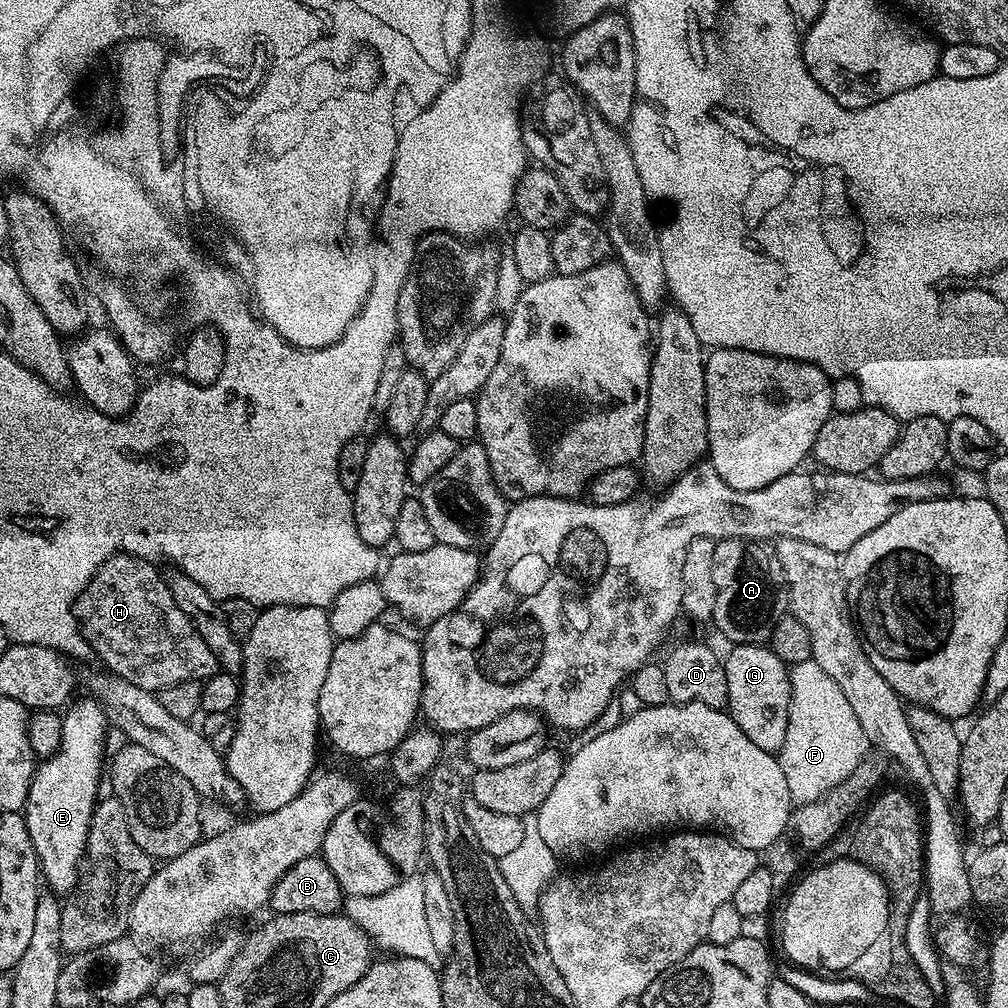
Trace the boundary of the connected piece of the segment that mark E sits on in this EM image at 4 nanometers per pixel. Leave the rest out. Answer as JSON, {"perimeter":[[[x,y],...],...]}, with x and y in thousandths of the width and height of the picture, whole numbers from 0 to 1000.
{"perimeter":[[[90,692],[77,694],[66,703],[66,706],[68,705],[67,710],[65,706],[63,711],[63,719],[60,729],[60,743],[53,750],[41,753],[37,757],[36,767],[32,769],[28,784],[28,797],[22,803],[24,814],[30,827],[30,835],[36,844],[36,852],[39,864],[42,866],[43,876],[49,877],[47,880],[56,887],[61,887],[60,885],[63,885],[63,887],[70,886],[77,876],[76,861],[83,849],[83,839],[87,830],[91,805],[94,804],[97,797],[95,785],[99,782],[99,761],[102,763],[105,758],[105,750],[103,754],[103,729],[109,726],[108,716],[99,699]]]}

